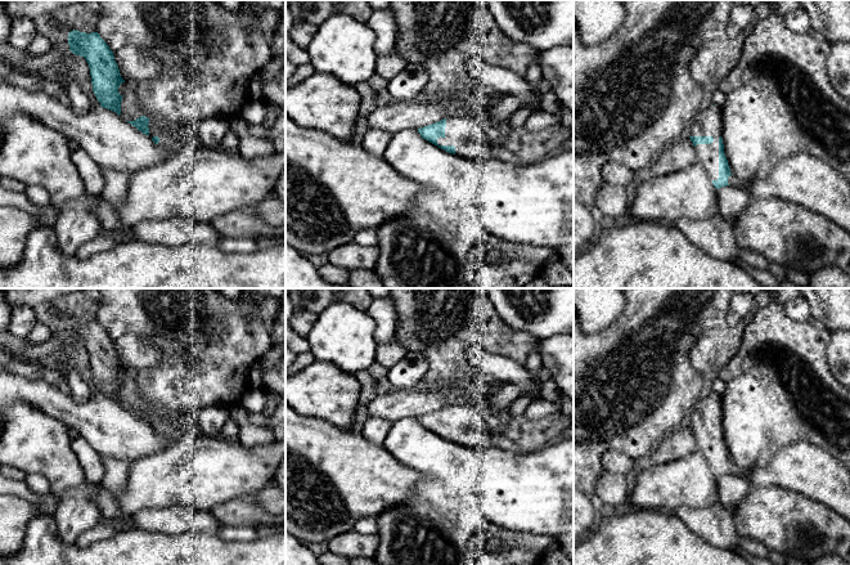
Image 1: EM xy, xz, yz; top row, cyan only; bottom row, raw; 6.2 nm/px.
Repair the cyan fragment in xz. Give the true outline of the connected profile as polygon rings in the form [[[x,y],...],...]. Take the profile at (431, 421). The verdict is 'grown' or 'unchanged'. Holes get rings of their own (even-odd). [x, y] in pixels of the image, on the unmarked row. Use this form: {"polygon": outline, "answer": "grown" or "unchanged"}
{"polygon": [[[450,404],[418,417],[418,421],[439,436],[471,449],[493,445],[491,429],[475,405]]], "answer": "grown"}

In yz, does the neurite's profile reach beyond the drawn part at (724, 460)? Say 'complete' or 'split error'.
split error

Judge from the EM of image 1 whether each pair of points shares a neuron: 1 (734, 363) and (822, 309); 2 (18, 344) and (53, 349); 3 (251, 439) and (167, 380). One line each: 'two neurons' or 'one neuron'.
1: two neurons
2: one neuron
3: two neurons

